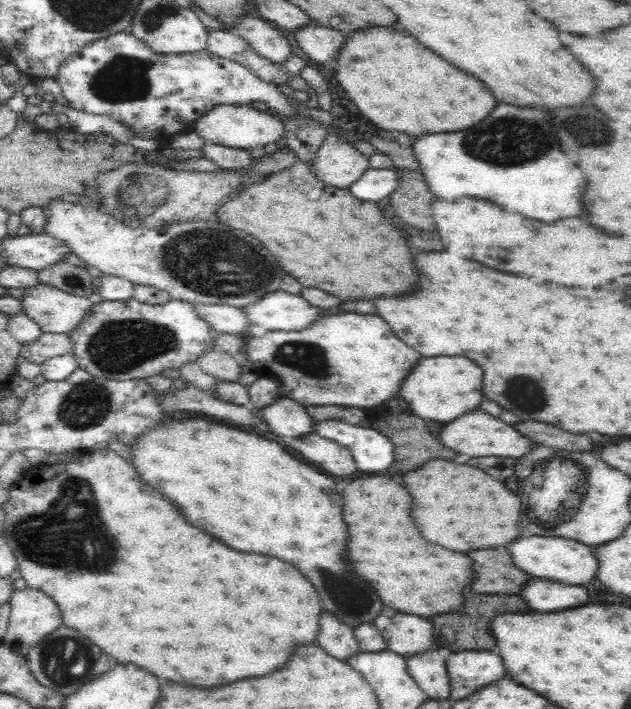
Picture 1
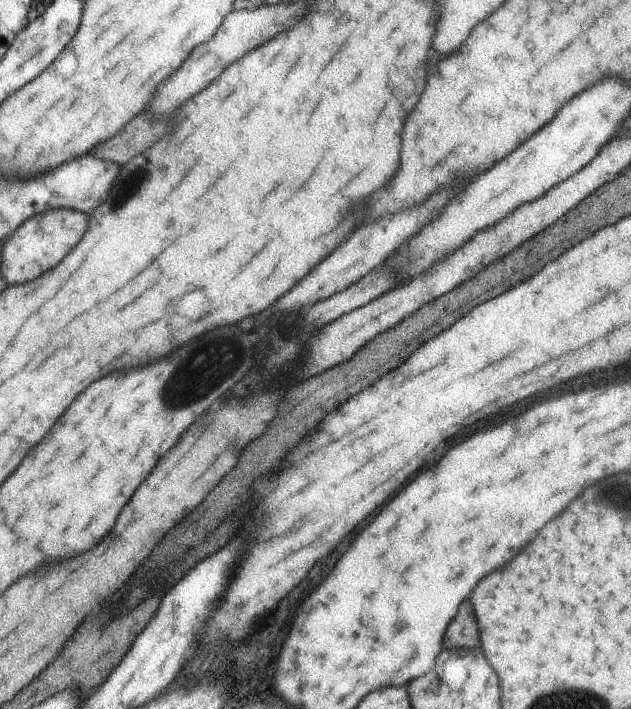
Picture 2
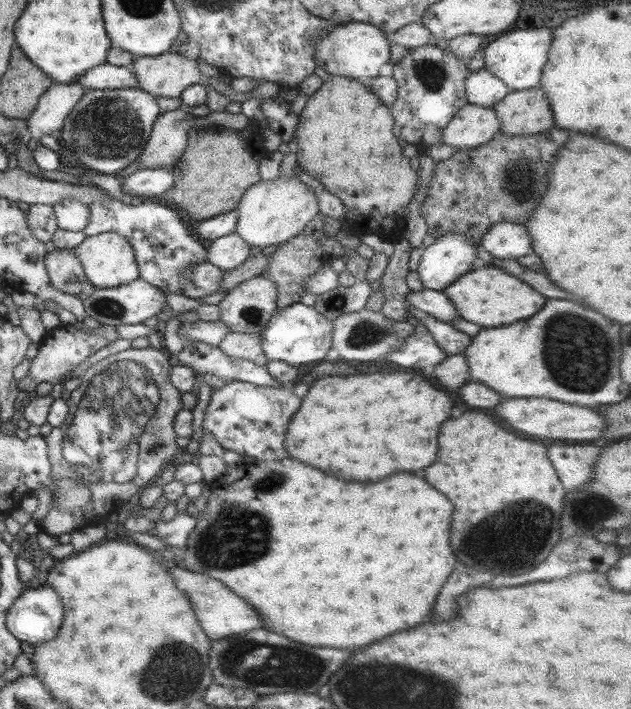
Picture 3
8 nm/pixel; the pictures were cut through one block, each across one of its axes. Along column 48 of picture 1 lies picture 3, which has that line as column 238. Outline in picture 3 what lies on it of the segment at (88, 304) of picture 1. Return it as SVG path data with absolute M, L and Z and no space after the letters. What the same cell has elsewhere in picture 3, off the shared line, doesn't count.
M261 276L251 278L241 284L238 284L235 288L228 290L224 293L223 299L217 304L219 311L220 321L227 327L229 333L259 333L269 320L271 313L275 309L274 300L276 299L276 290L273 283Z

